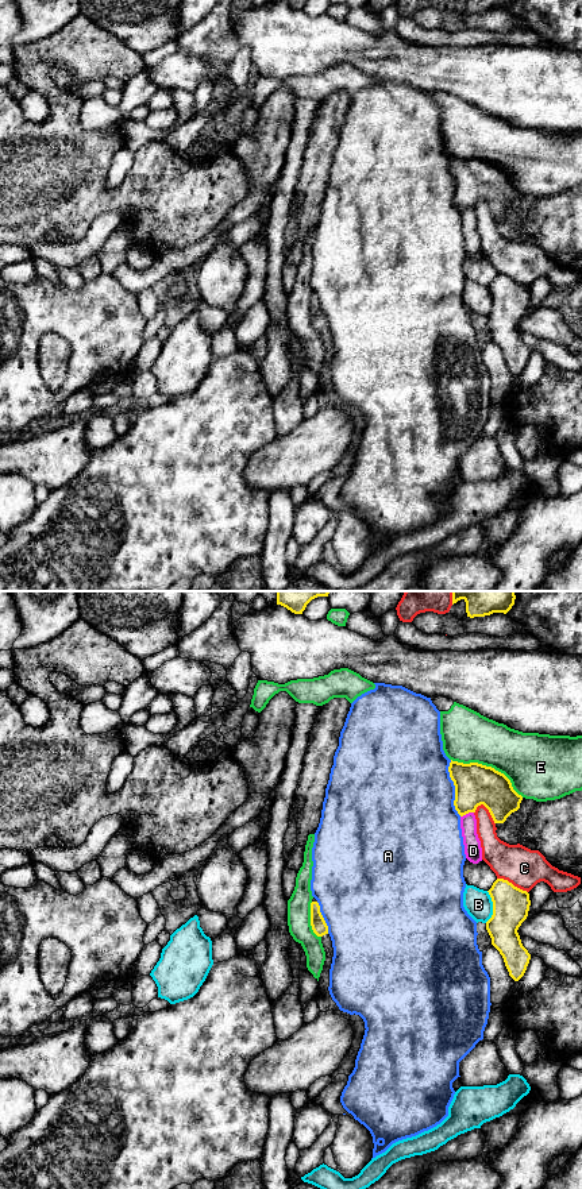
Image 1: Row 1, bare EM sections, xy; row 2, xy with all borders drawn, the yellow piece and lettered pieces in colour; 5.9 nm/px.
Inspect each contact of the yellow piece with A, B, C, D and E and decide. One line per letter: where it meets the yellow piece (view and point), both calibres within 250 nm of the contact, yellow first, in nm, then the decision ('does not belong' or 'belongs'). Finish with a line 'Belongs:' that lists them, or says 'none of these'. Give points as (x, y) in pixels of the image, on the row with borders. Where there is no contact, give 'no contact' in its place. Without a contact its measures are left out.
A: contact xy (455, 788); calibres 240 and 480 nm; does not belong
B: contact xy (493, 907); calibres 220 and 160 nm; does not belong
C: contact xy (489, 811); calibres 240 and 160 nm; does not belong
D: contact xy (466, 813); calibres 240 and 110 nm; does not belong
E: contact xy (489, 767); calibres 240 and 340 nm; does not belong
Belongs: none of these

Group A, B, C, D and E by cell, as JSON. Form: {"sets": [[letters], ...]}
{"sets": [["A"], ["B"], ["C"], ["D"], ["E"]]}

